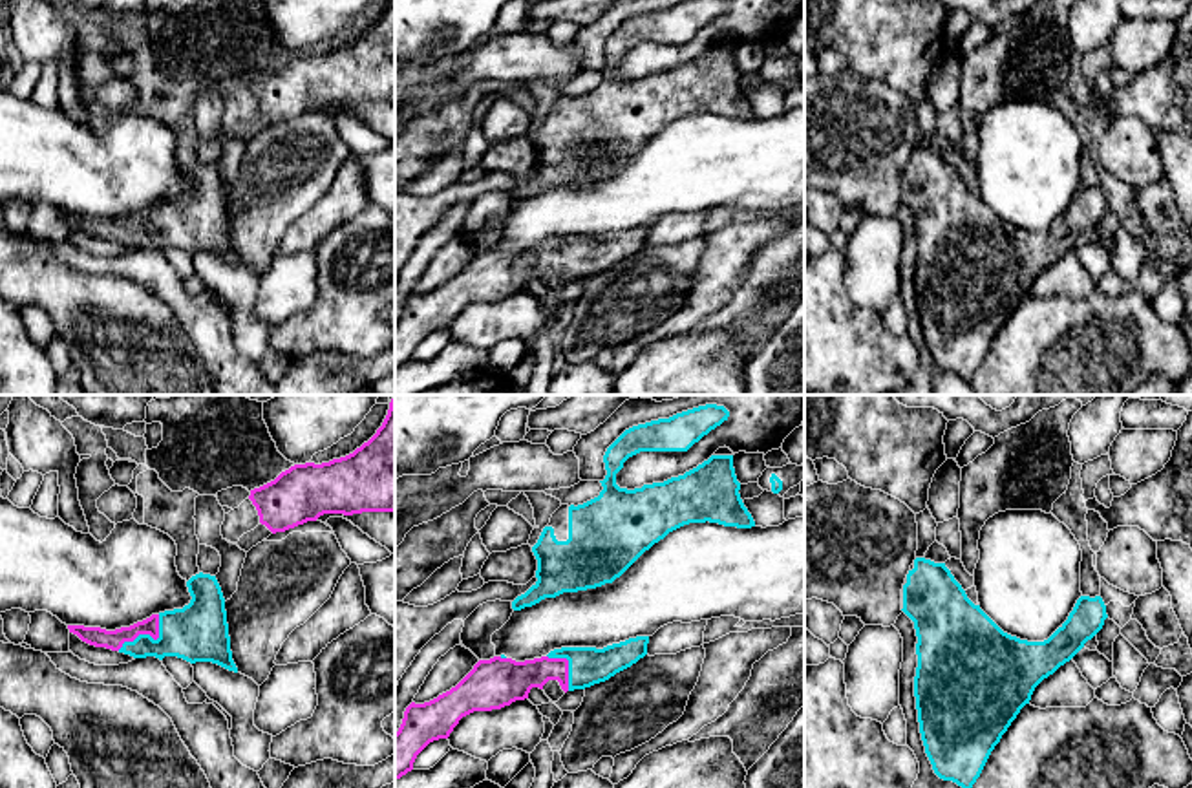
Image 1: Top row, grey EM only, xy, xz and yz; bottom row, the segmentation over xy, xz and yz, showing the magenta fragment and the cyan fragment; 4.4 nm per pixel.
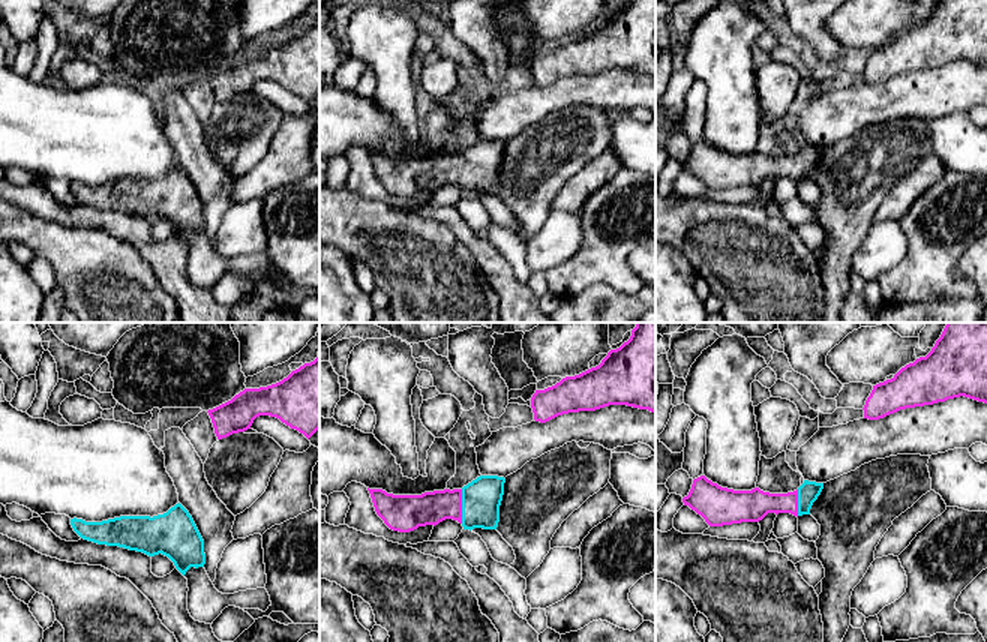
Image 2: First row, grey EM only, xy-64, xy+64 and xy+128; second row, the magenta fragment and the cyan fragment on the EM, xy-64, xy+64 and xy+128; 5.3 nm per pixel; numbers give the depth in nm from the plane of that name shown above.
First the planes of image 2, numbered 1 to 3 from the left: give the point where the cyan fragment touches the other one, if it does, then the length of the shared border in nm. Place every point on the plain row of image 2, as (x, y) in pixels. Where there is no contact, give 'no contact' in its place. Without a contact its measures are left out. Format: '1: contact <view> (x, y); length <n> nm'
1: no contact
2: contact xy+64 (461, 170); length 180 nm
3: contact xy+128 (797, 167); length 140 nm

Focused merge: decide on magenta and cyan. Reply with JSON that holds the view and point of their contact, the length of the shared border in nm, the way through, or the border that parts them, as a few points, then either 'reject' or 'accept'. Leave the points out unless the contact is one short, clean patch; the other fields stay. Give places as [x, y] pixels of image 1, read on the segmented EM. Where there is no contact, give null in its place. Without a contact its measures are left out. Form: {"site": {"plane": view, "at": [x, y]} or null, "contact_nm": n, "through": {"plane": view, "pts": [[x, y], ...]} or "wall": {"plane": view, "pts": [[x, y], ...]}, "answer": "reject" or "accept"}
{"site": {"plane": "xy", "at": [148, 633]}, "contact_nm": 240, "through": {"plane": "xy", "pts": [[97, 637], [136, 638], [148, 633], [196, 633]]}, "answer": "accept"}

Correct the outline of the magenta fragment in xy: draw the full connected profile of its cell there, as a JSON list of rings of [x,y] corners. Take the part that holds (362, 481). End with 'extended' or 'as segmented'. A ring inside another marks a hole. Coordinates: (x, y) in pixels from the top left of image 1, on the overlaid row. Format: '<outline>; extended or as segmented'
[[[395,395],[377,433],[353,453],[329,463],[294,464],[274,481],[250,490],[260,523],[272,534],[285,532],[324,514],[395,512]]]; as segmented

